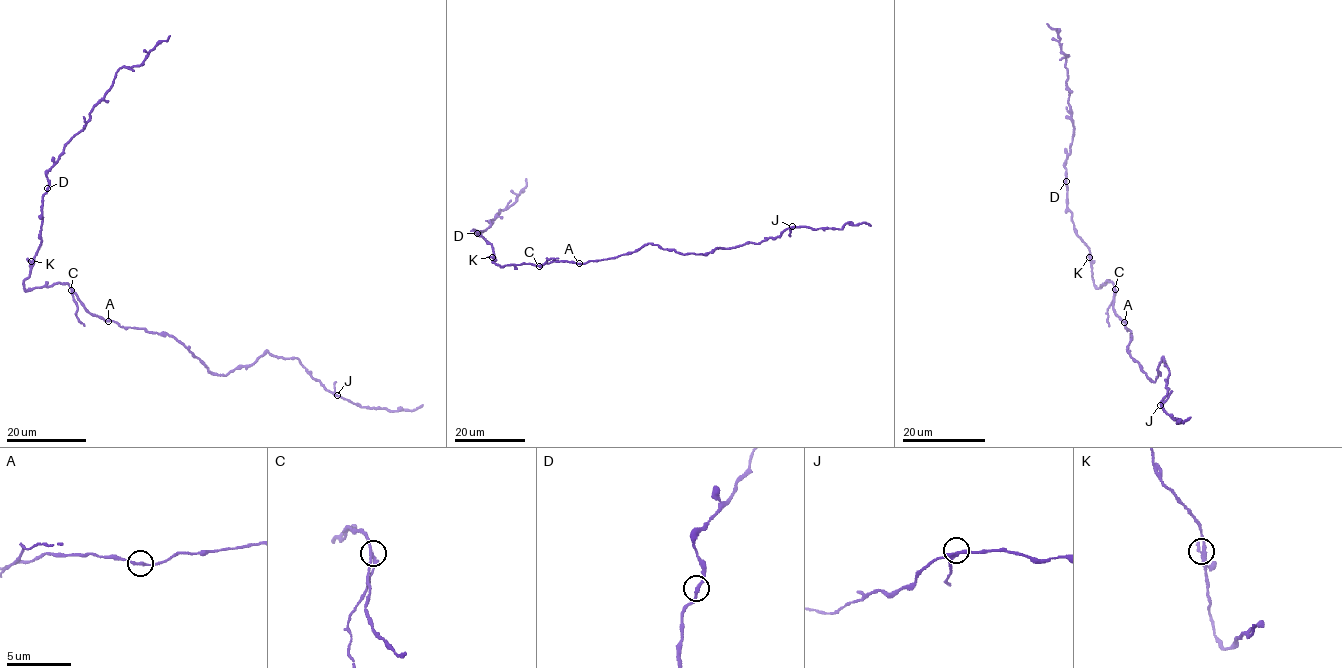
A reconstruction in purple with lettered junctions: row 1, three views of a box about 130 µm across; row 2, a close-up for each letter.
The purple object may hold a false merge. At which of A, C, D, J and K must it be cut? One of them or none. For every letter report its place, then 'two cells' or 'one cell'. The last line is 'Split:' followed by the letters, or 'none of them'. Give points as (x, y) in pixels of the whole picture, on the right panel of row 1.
A: (1124, 322) | one cell
C: (1115, 289) | two cells
D: (1066, 181) | one cell
J: (1160, 405) | one cell
K: (1089, 257) | one cell
Split: C

